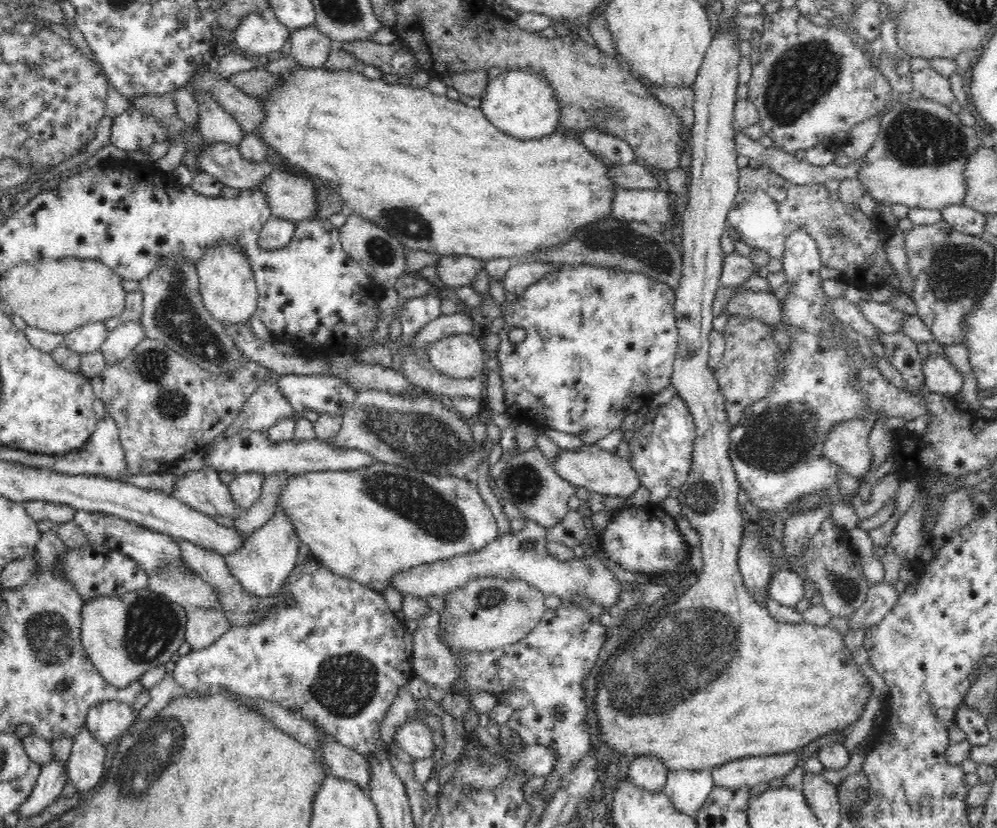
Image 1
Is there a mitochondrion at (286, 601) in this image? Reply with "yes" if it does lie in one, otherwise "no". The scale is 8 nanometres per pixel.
no

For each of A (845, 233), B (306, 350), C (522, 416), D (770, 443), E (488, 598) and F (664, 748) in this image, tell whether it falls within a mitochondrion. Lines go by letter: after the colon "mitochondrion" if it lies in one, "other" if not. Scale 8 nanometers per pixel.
A: mitochondrion
B: other
C: other
D: mitochondrion
E: mitochondrion
F: other

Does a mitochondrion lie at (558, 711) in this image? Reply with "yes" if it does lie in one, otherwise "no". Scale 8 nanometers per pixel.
yes

